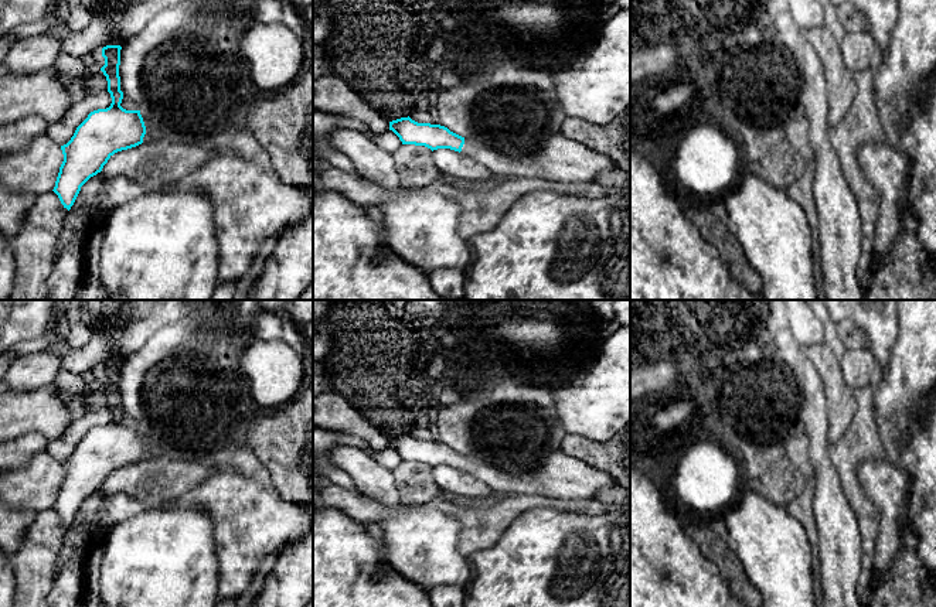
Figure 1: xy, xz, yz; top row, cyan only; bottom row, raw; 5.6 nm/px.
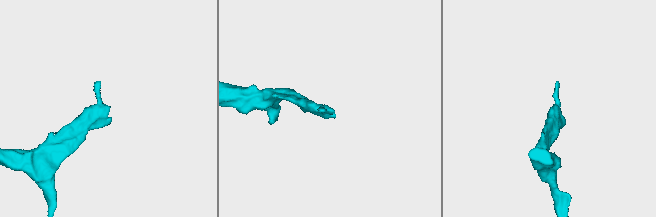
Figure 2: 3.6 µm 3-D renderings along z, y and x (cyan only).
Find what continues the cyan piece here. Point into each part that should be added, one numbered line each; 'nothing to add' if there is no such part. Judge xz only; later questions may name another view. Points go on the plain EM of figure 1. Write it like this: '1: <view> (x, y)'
1: xz (558, 476)

